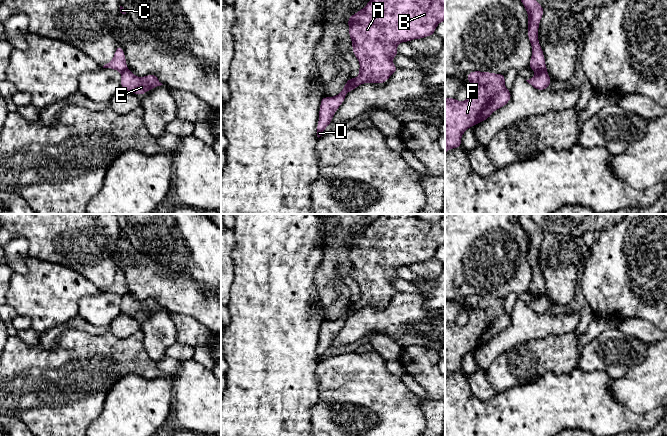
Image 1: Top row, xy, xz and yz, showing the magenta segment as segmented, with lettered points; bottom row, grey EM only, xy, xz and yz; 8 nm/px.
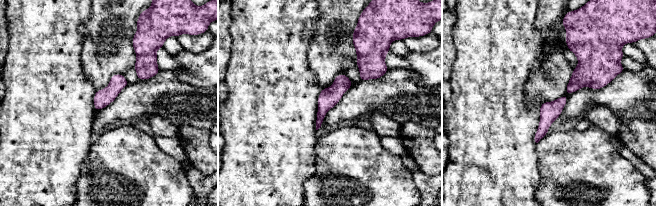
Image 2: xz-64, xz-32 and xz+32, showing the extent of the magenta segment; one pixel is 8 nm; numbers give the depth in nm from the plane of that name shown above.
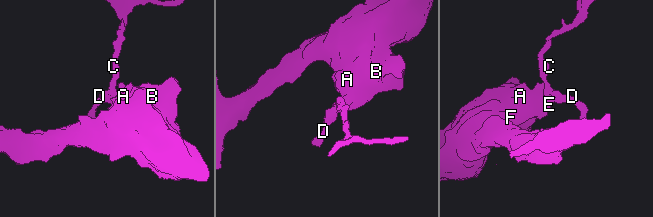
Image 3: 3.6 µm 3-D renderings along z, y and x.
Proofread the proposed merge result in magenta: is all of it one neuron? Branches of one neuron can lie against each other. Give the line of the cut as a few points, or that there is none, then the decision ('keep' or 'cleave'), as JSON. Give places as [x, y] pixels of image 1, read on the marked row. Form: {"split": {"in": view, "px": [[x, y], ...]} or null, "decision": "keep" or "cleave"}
{"split": {"in": "xz", "px": [[350, 79], [348, 91]]}, "decision": "cleave"}

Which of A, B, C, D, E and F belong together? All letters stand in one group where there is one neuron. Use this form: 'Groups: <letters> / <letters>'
Groups: A B E F / C D

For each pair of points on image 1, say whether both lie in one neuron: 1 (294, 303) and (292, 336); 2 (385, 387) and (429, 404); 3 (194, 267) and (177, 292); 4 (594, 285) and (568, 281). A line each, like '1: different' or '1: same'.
1: same
2: different
3: different
4: different

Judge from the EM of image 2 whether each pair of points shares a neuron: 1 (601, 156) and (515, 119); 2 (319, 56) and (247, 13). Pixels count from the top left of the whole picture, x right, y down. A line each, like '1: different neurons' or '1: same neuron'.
1: different neurons
2: different neurons

